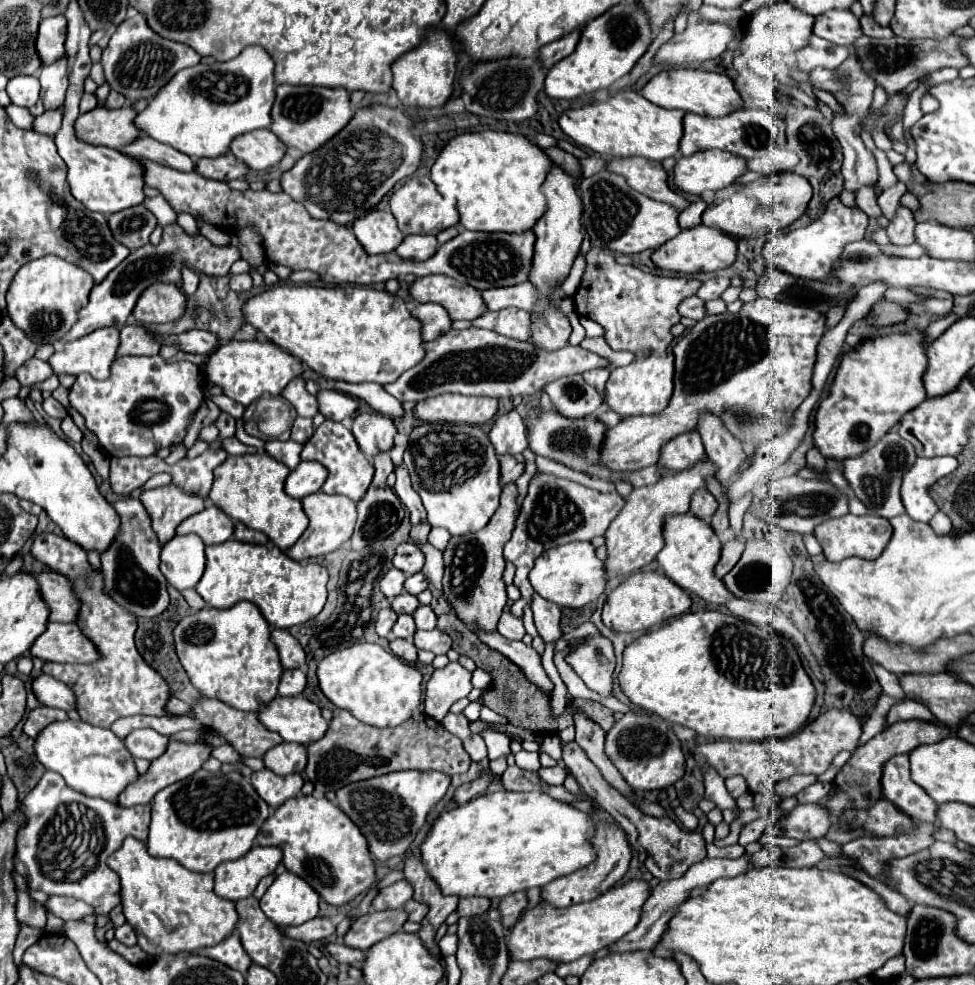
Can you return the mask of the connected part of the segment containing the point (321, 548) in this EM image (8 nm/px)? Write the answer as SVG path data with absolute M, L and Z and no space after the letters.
M317 491L313 495L307 495L303 499L303 509L309 517L309 527L303 533L303 537L287 549L287 555L295 561L303 561L309 557L319 557L319 555L327 555L335 549L339 549L343 543L349 541L349 537L353 535L353 527L355 527L355 519L357 519L357 507L355 501L341 497L341 495L327 495L323 491Z

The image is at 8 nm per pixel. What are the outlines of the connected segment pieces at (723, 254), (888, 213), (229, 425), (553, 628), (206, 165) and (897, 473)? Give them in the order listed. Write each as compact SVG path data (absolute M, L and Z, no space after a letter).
M699 225L693 229L685 229L675 239L663 243L659 249L655 249L655 253L651 255L651 261L665 271L699 273L699 271L719 271L733 265L735 253L737 253L737 241L731 235Z
M896 183L883 191L878 197L878 204L882 210L883 215L891 220L900 207L900 198L907 192L907 187L904 183Z
M221 413L219 415L219 419L217 419L217 429L219 429L218 438L210 443L211 449L218 449L222 446L222 441L227 439L227 437L233 437L235 435L235 419L231 417L231 415L227 415L227 413Z
M533 595L531 609L535 615L535 627L537 627L539 635L545 639L545 643L559 639L561 637L561 627L559 627L561 607L543 599L541 595Z
M231 153L221 155L217 159L197 159L195 161L195 173L215 179L215 181L231 181L231 179L241 179L249 169L245 163L237 161Z
M889 431L875 447L865 451L859 457L845 459L843 461L843 475L849 481L853 493L869 507L873 515L881 515L885 519L891 519L895 515L905 513L903 501L901 501L901 479L907 469L913 467L917 455L911 443L907 443L903 437L899 437L897 431Z

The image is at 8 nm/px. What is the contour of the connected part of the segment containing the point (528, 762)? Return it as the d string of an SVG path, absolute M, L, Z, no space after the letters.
M521 751L515 755L515 763L521 769L529 769L529 771L537 771L541 767L539 763L539 753L529 753L529 751Z

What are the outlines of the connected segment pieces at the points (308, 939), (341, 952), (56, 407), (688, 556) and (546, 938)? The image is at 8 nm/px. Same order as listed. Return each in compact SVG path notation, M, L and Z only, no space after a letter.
M315 917L311 919L311 923L303 923L303 927L281 927L281 931L293 939L301 939L305 943L321 943L331 939L331 935L335 933L335 921L331 919L321 919Z
M329 943L327 951L343 965L351 965L351 967L363 967L365 963L365 951L341 945L341 943Z
M52 396L44 400L42 405L47 414L52 417L62 420L68 415L63 406Z
M691 513L673 515L673 517L667 517L663 535L665 535L665 547L659 551L657 561L659 561L661 571L671 581L675 581L685 591L695 593L703 601L713 603L717 607L723 607L723 605L727 605L727 601L735 599L735 595L731 595L731 591L727 591L727 585L723 583L723 579L719 579L715 575L715 563L719 563L719 559L721 559L723 545L707 521L697 519Z
M631 879L627 883L611 887L593 901L571 905L565 909L555 909L547 903L539 903L535 909L527 911L523 919L513 927L509 937L509 951L513 953L515 961L545 957L557 963L569 963L585 953L597 953L601 947L619 941L623 935L635 929L635 923L639 923L639 911L647 901L647 895L651 895L649 883Z

